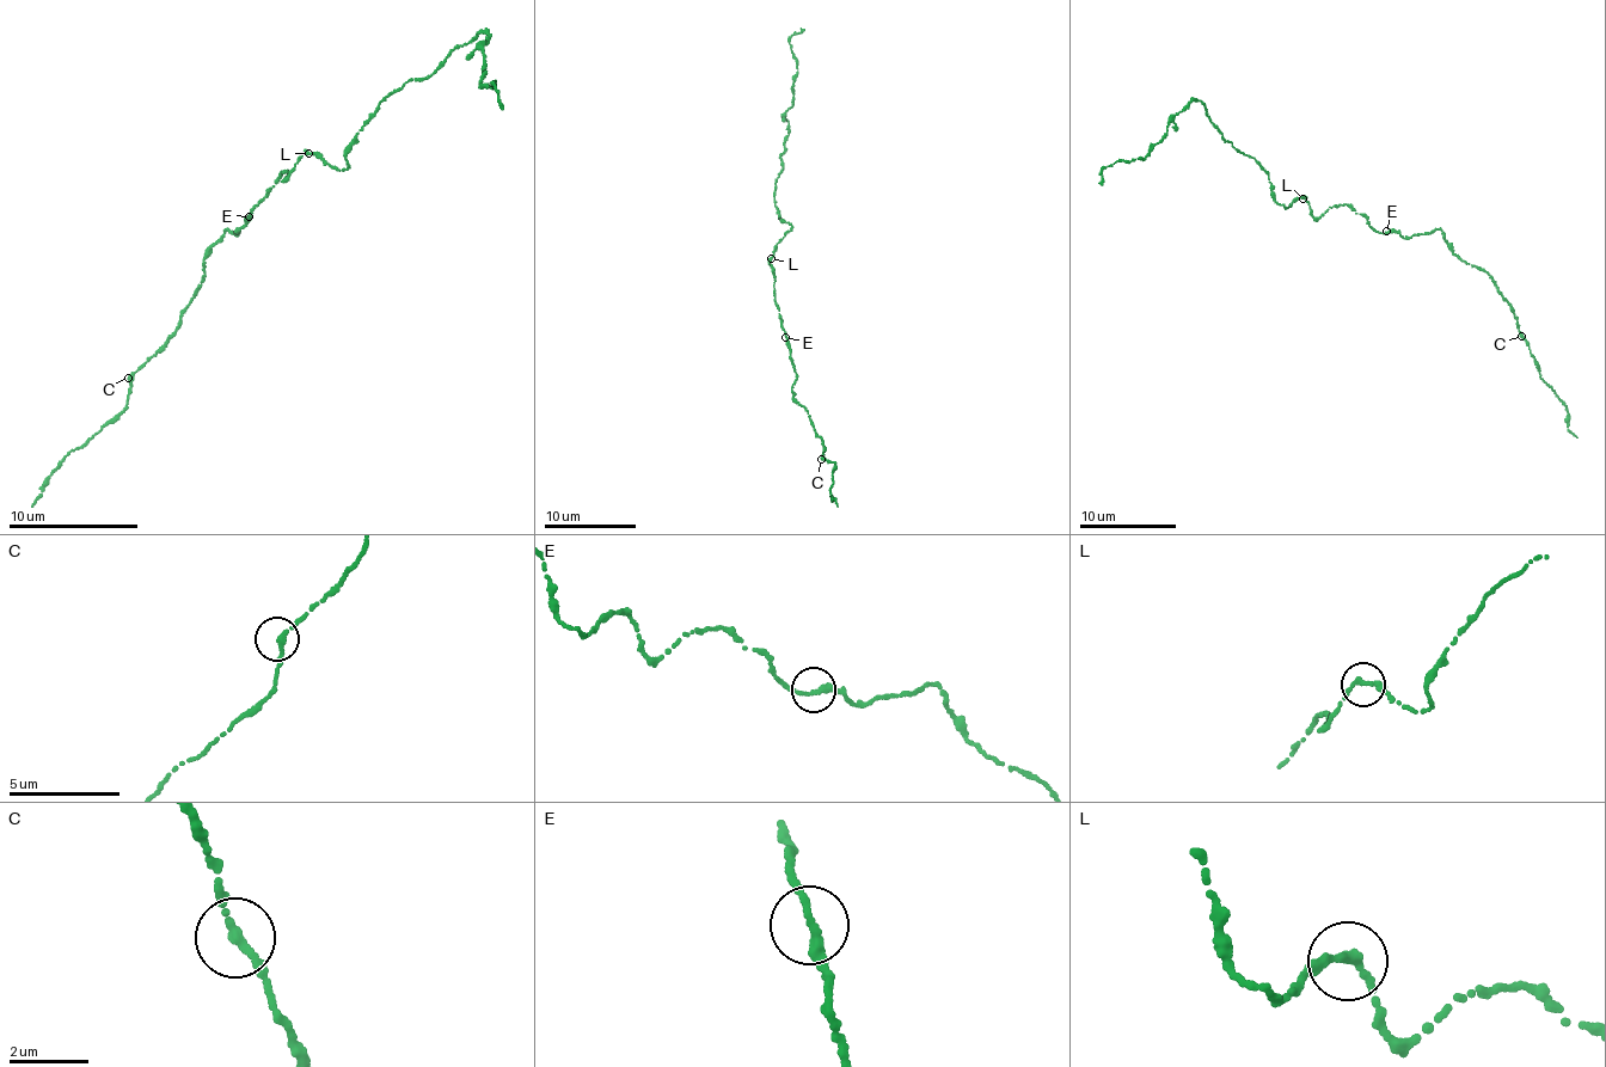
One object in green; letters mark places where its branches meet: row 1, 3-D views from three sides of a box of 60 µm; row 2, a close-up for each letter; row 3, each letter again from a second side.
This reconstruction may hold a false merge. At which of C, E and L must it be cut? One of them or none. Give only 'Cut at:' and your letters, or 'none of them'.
Cut at: none of them

